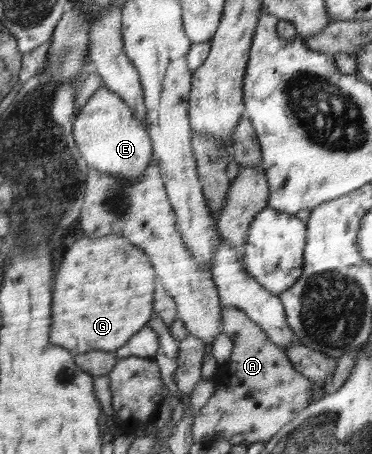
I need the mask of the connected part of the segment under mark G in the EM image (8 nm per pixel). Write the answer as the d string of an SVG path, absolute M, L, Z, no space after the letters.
M121 236L81 238L65 254L57 272L57 296L53 296L53 344L77 353L76 364L95 378L108 375L116 365L113 353L128 342L129 337L147 326L153 312L155 273L149 255L135 248Z

